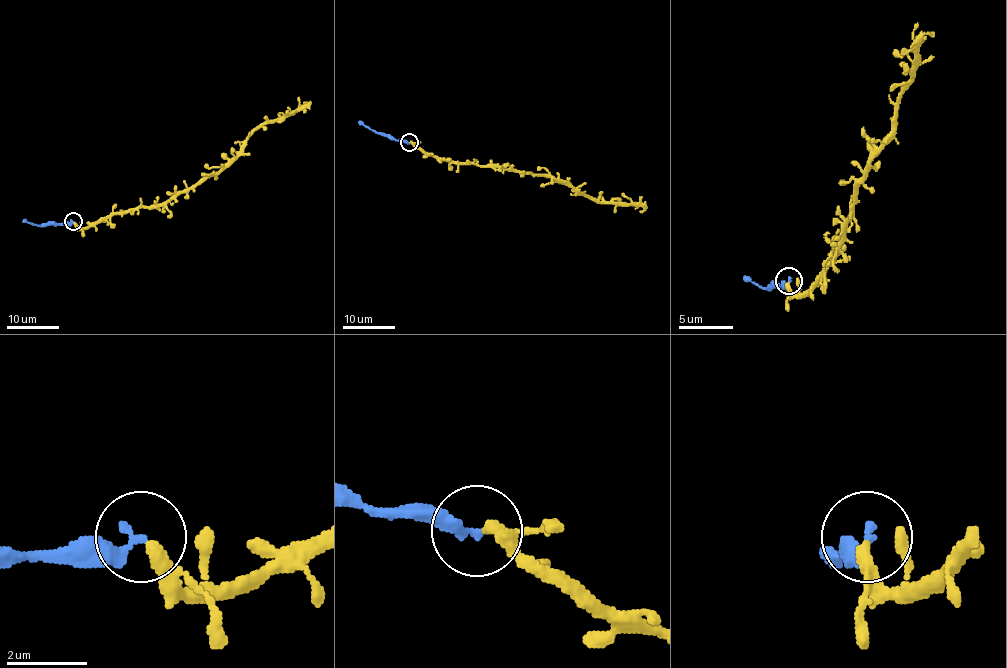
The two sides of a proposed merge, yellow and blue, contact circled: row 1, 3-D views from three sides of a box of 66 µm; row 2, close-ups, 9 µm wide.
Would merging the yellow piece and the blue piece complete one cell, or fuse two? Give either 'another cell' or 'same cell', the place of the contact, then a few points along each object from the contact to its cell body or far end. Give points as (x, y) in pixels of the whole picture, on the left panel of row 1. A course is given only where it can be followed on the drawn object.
same cell; at (73, 221); yellow runs (74, 222), (79, 228), (87, 228), (114, 214), (166, 205), (217, 175), (255, 130), (308, 103), (303, 103); blue runs (73, 222), (33, 224), (23, 219)

